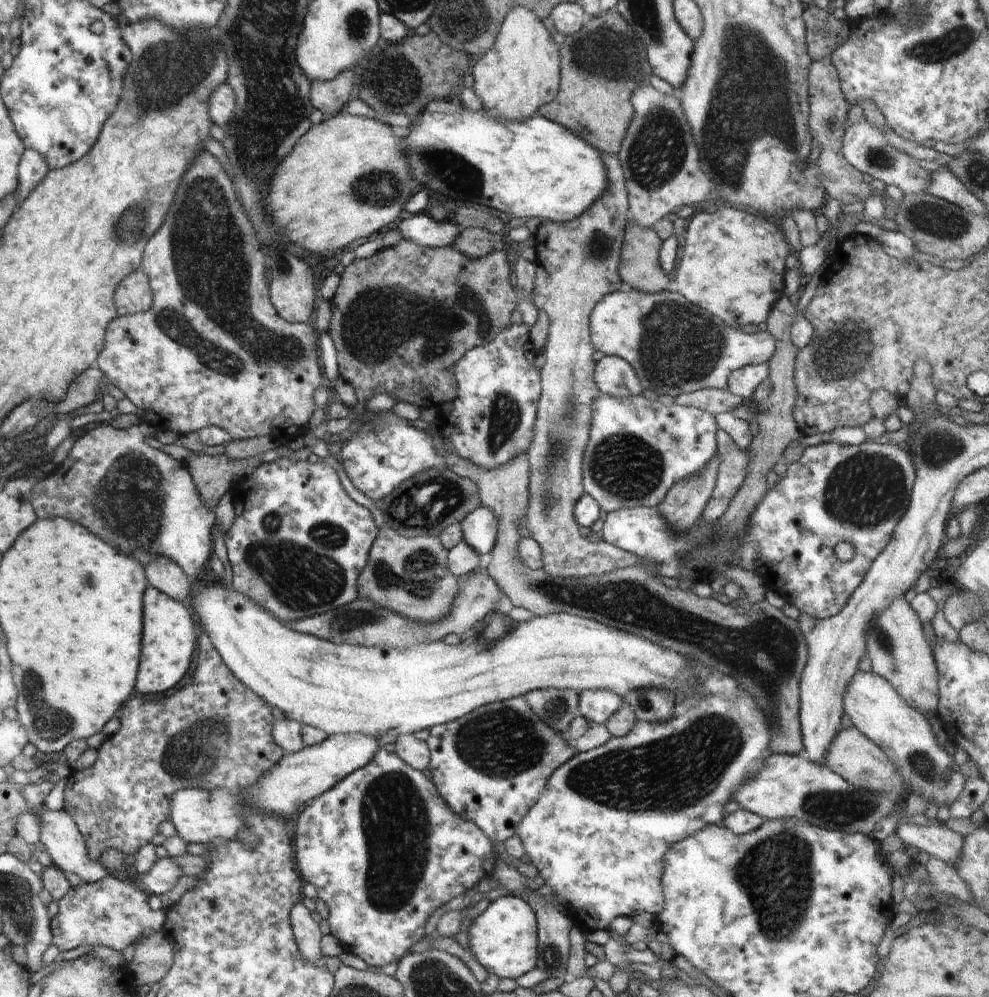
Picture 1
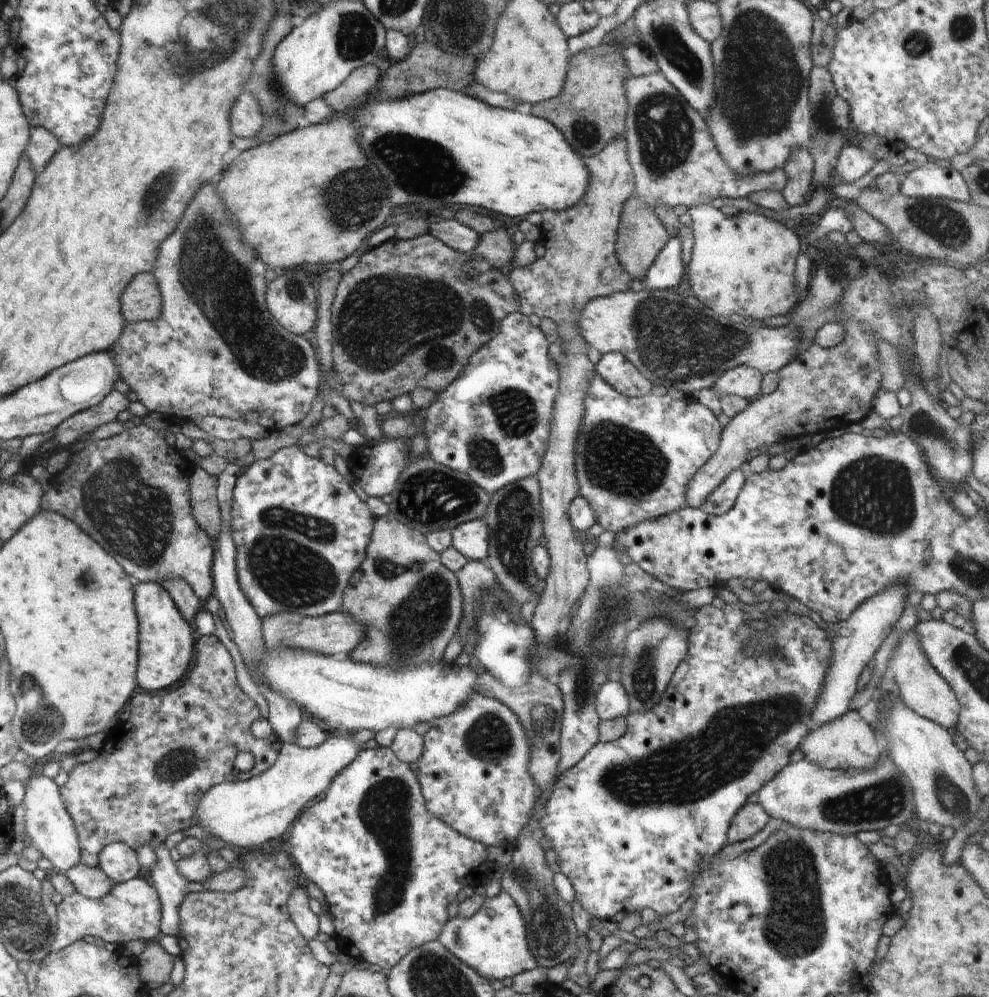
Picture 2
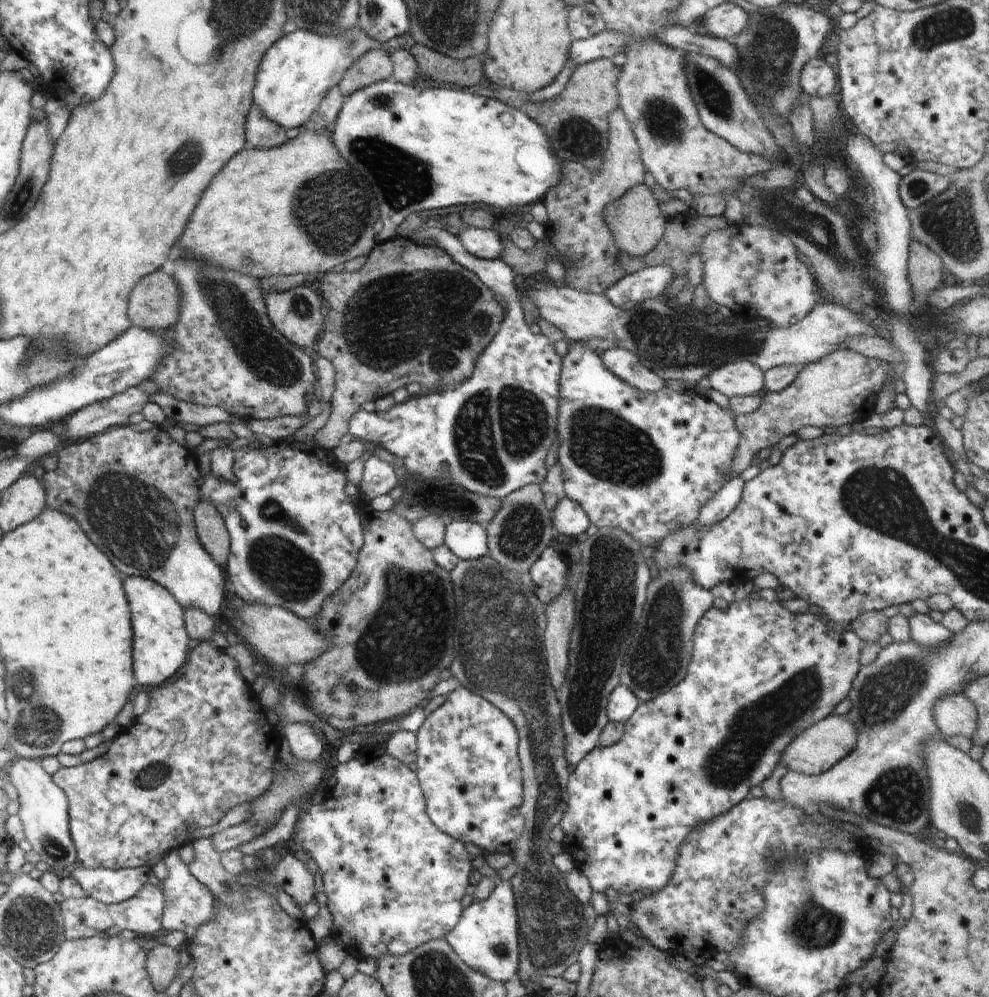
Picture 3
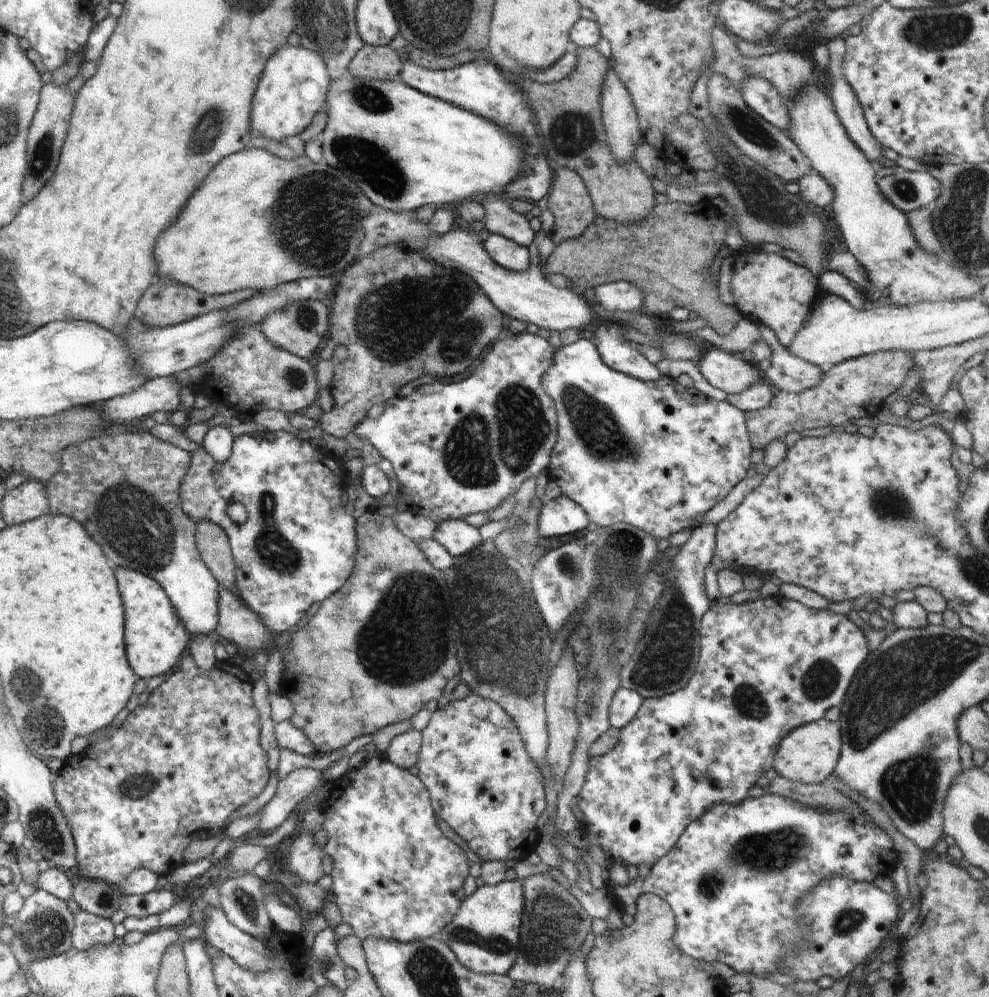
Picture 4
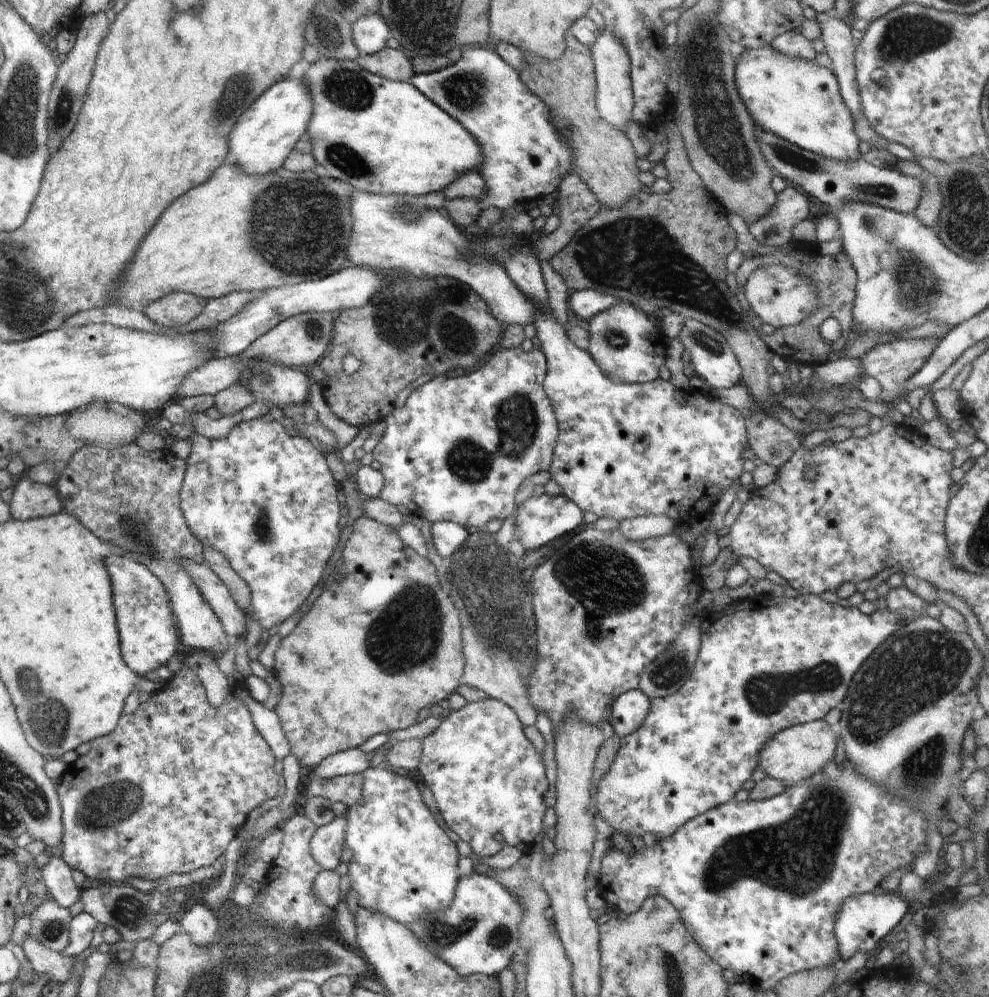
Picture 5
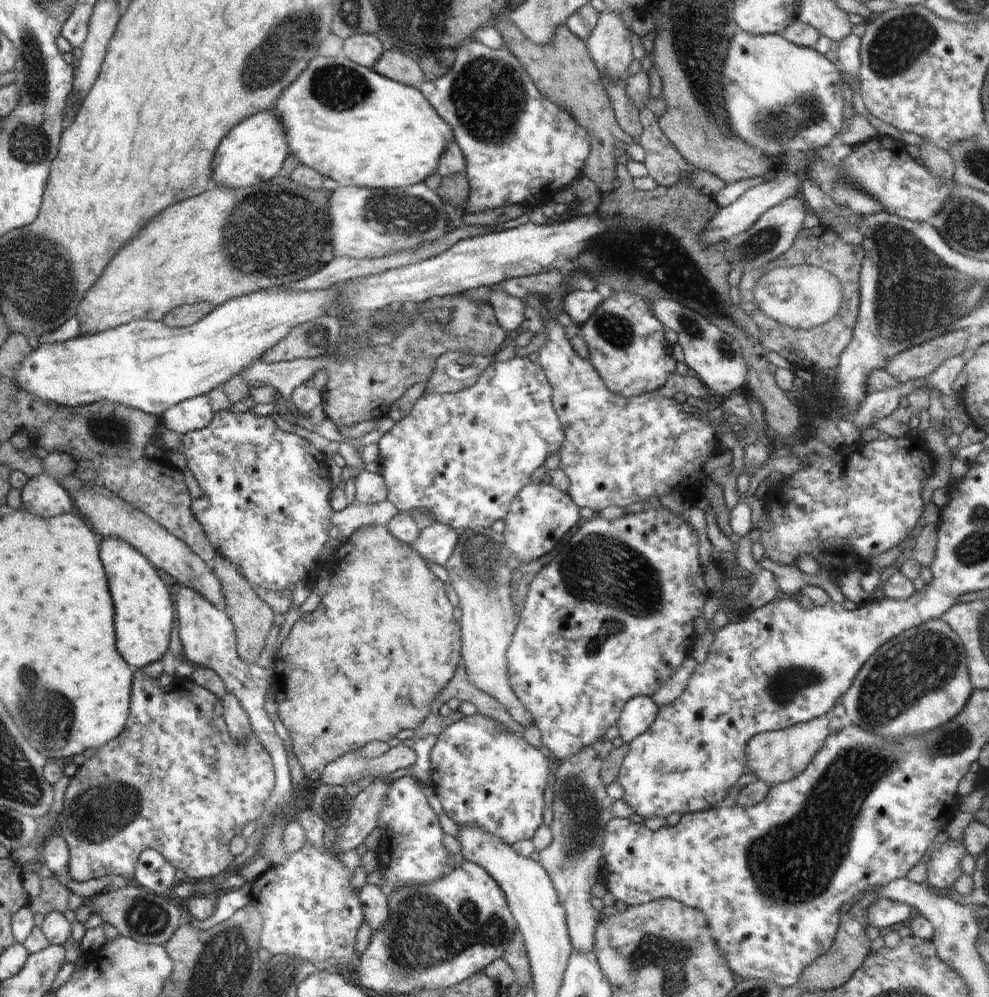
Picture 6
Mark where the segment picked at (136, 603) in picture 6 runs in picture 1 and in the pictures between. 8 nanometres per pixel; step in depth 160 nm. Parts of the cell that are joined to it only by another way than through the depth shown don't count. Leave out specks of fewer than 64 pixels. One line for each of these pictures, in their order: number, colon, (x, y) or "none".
1: (170, 633)
2: (166, 643)
3: (161, 645)
4: (155, 636)
5: (148, 637)

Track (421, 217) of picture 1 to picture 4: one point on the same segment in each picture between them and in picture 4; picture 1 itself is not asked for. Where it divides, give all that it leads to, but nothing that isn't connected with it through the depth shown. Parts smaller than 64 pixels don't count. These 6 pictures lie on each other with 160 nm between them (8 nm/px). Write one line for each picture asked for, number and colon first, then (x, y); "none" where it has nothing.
2: (456, 235)
3: (483, 243)
4: (506, 253)

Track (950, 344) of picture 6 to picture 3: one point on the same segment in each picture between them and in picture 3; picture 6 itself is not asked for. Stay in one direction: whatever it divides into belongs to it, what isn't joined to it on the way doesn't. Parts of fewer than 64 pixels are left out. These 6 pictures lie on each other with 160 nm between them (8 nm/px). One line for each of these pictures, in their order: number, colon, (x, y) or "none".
3: (839, 389)
4: (860, 387)
5: (891, 364)

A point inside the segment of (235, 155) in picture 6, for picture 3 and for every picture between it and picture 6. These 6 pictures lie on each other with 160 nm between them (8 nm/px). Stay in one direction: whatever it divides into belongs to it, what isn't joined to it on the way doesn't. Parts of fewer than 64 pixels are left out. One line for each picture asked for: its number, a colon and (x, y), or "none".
3: (297, 72)
4: (295, 82)
5: (264, 135)

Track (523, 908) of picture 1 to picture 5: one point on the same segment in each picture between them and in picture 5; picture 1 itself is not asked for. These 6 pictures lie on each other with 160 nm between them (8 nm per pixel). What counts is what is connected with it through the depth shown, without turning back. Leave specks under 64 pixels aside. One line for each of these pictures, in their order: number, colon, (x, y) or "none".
2: (493, 942)
3: (486, 938)
4: (484, 935)
5: (478, 932)

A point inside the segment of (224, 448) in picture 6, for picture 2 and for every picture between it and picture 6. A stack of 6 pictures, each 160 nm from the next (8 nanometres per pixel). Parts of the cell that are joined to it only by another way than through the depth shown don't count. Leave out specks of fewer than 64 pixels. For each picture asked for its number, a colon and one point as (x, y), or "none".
2: (300, 530)
3: (294, 535)
4: (279, 501)
5: (266, 500)

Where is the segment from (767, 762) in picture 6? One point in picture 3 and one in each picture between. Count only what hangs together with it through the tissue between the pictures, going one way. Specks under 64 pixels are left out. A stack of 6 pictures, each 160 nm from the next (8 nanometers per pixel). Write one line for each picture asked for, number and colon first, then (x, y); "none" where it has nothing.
3: (820, 747)
4: (809, 754)
5: (794, 754)

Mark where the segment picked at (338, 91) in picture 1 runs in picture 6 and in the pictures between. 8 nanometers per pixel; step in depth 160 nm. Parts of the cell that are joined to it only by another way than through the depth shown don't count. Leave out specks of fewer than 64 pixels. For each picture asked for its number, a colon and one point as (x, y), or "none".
2: (362, 79)
3: (374, 67)
4: (377, 63)
5: (394, 64)
6: (401, 67)

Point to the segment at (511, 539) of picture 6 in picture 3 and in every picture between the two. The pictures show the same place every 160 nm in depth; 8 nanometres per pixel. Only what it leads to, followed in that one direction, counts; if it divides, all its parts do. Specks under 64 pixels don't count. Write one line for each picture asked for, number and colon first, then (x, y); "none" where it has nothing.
3: (569, 519)
4: (561, 516)
5: (541, 519)

